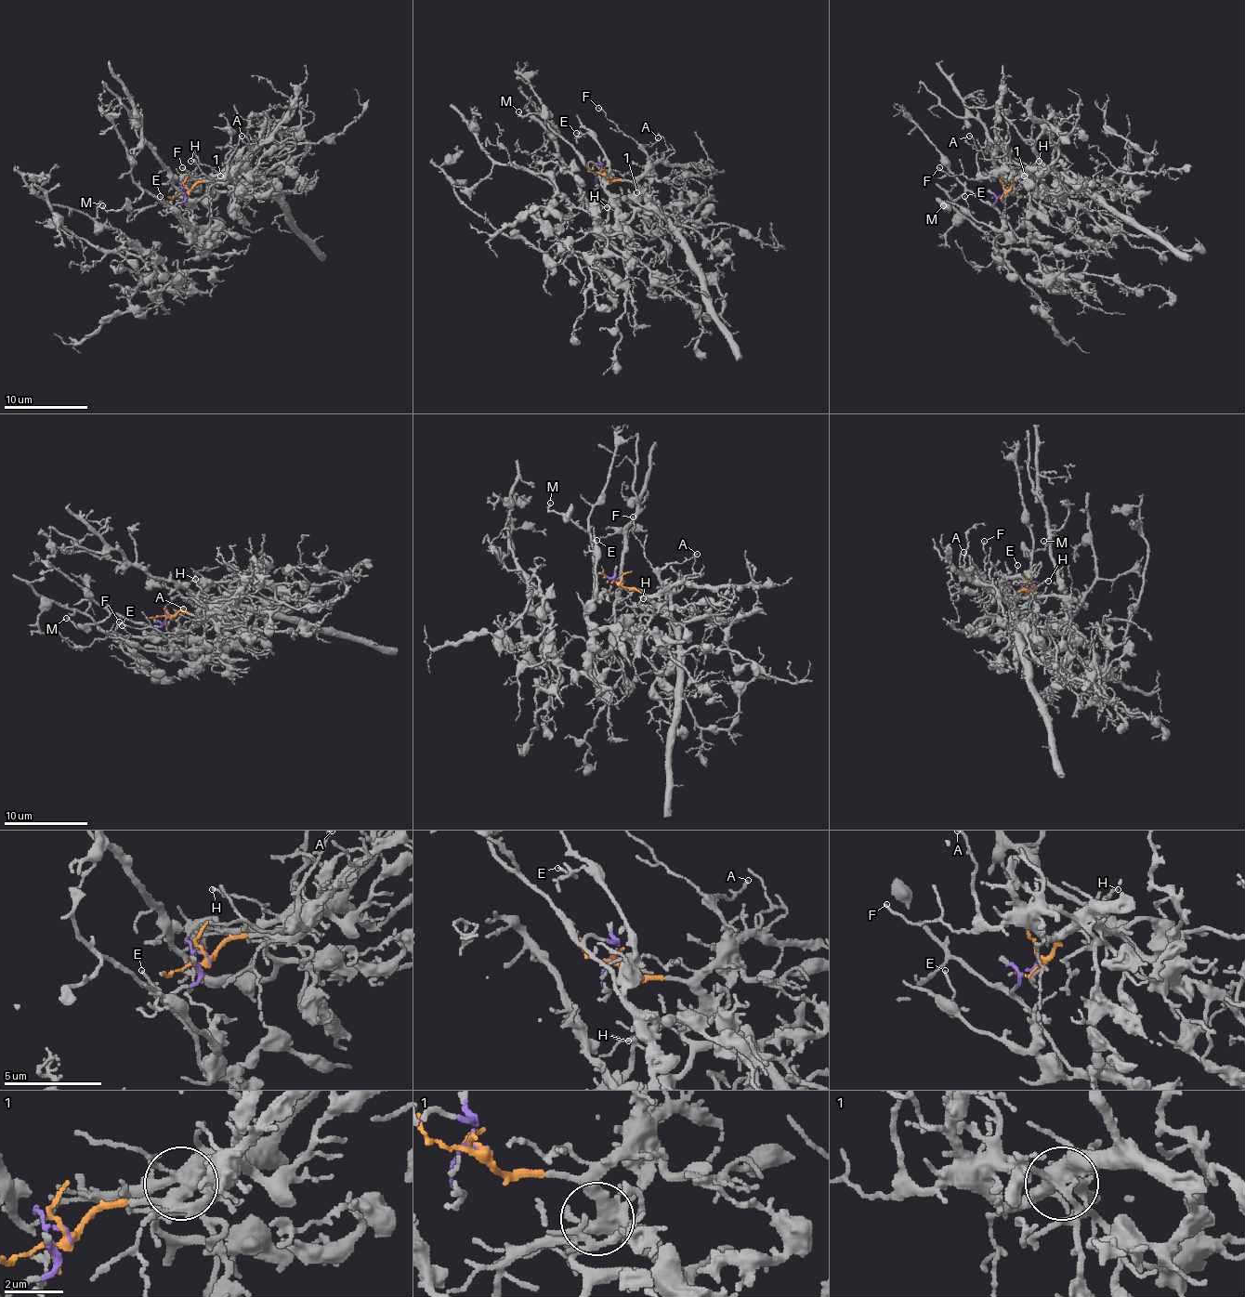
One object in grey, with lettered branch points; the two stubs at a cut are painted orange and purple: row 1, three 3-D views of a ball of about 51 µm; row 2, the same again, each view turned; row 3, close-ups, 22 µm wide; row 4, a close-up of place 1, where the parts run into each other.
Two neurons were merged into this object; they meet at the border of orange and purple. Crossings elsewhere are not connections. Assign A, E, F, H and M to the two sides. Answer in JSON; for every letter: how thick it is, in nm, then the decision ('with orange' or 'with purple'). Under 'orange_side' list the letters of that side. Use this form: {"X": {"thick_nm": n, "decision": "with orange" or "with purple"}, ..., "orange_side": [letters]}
{"A": {"thick_nm": 120, "decision": "with orange"}, "E": {"thick_nm": 100, "decision": "with purple"}, "F": {"thick_nm": 130, "decision": "with orange"}, "H": {"thick_nm": 130, "decision": "with orange"}, "M": {"thick_nm": 130, "decision": "with purple"}, "orange_side": ["A", "F", "H"]}

